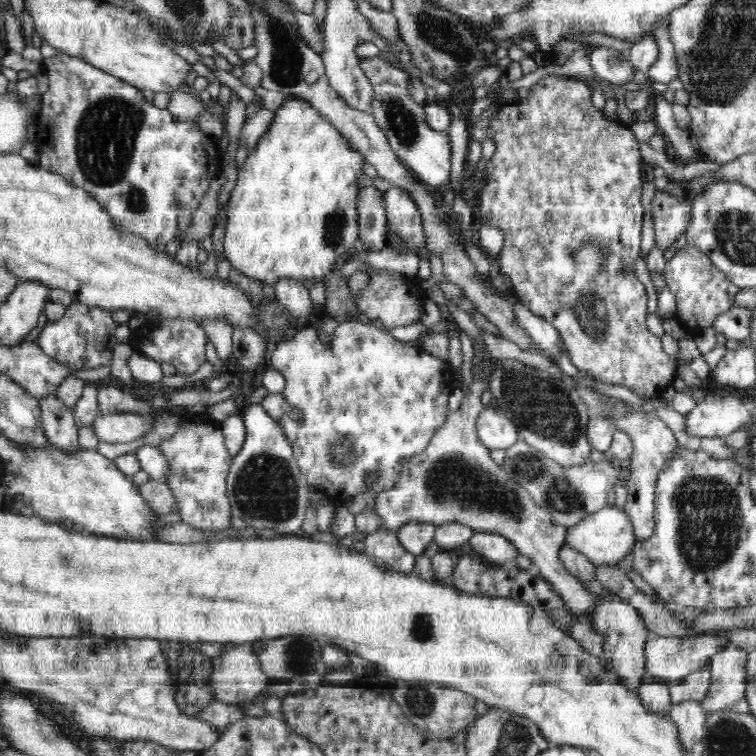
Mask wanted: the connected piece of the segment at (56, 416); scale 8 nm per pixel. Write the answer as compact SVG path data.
M55 393L37 399L41 423L46 438L60 452L78 452L78 427L71 408L64 405Z

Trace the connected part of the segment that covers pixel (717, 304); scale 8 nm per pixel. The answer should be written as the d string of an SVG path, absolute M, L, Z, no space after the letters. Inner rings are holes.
M693 244L684 246L667 262L664 272L667 288L676 297L675 319L687 330L711 328L714 320L735 306L735 296L740 288L726 277L724 272L714 267L706 254Z

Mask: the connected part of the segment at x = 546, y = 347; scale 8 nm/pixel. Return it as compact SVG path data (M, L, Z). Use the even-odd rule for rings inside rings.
M519 301L512 306L515 311L516 323L520 324L520 327L530 335L534 345L540 347L540 351L544 351L546 356L552 357L553 363L555 363L555 356L560 350L564 351L558 329L546 319L532 314L526 305L522 305L522 302Z

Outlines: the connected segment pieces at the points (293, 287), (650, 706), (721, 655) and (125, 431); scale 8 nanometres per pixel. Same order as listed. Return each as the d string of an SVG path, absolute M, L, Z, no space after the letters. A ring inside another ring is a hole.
M282 278L274 284L276 300L280 305L286 307L288 313L294 317L308 316L313 312L316 305L310 298L310 290L296 279Z
M646 672L637 688L638 697L649 712L669 714L672 708L669 686L660 678L652 677Z
M728 645L709 660L711 684L702 707L707 714L723 711L738 700L745 698L747 674L744 649Z
M126 412L99 415L94 420L93 428L97 438L102 442L132 442L150 432L153 416Z

